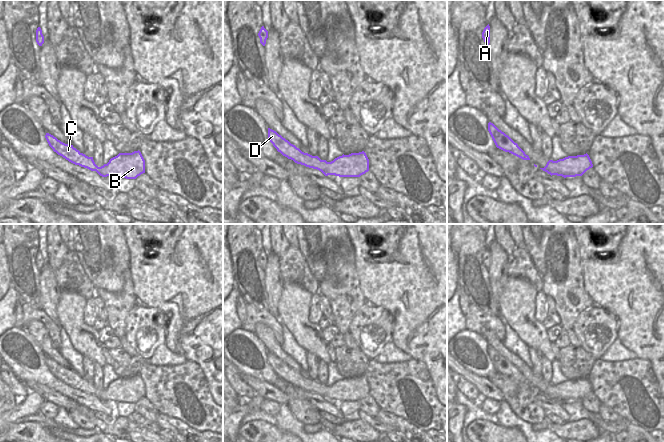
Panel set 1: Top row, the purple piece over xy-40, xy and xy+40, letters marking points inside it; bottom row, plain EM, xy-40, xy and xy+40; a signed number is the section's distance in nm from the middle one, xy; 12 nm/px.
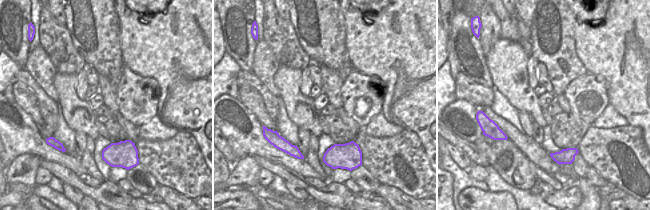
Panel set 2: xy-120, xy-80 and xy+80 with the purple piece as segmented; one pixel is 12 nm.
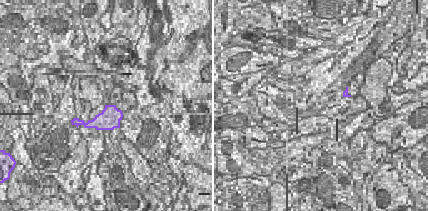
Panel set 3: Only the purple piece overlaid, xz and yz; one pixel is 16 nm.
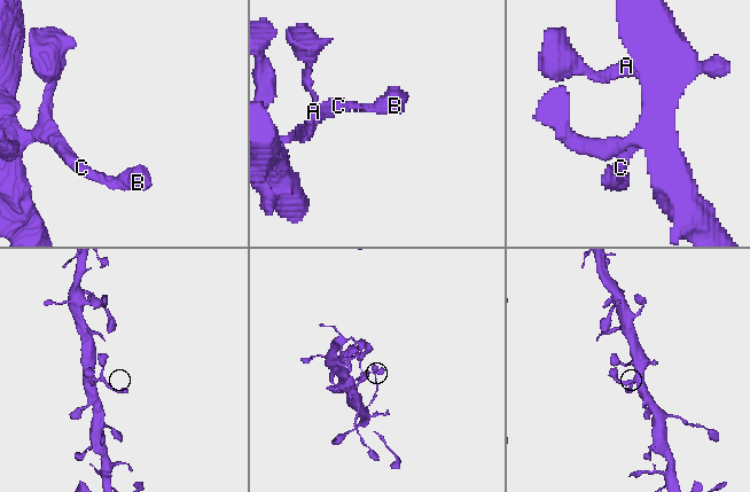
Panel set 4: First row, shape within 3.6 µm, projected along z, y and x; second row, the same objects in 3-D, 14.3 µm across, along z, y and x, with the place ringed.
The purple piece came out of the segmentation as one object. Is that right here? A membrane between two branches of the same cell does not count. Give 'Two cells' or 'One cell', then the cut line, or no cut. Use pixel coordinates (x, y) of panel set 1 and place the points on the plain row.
One cell. No split.

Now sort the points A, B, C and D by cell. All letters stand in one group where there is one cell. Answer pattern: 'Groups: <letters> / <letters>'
Groups: A B C D.

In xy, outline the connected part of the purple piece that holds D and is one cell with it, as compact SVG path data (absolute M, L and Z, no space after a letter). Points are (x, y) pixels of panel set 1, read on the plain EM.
M268 352L268 363L283 380L297 388L321 395L325 400L360 401L369 395L369 383L364 375L335 382L331 386L302 376L295 369Z

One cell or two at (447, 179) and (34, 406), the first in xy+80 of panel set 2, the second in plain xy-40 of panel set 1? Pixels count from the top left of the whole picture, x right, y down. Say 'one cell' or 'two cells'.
one cell

